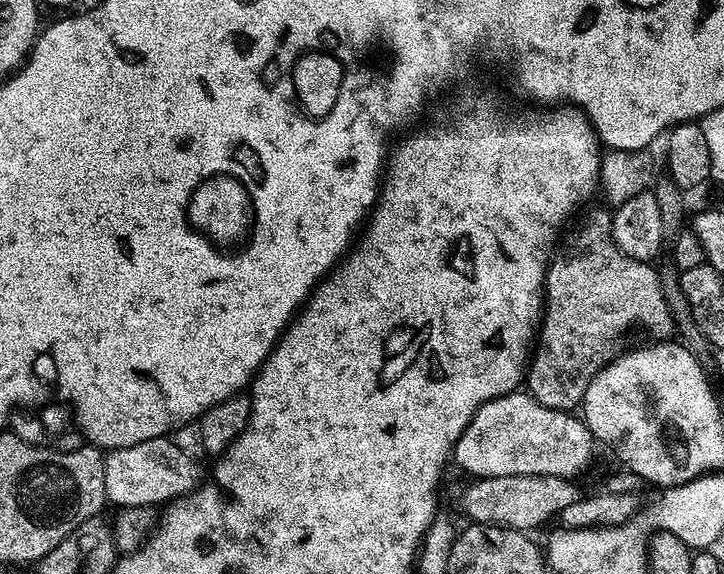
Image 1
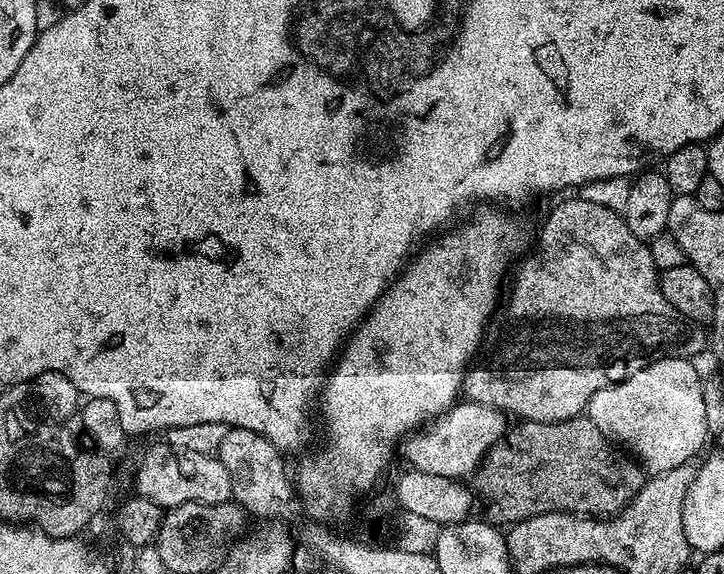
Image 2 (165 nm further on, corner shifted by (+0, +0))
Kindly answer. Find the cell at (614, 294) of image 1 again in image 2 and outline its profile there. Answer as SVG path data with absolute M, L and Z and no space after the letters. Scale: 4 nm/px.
M579 198L564 200L549 210L548 217L545 218L544 225L540 228L540 237L537 238L532 253L530 252L531 248L527 255L519 261L520 269L517 270L516 277L514 277L515 272L511 277L506 299L486 329L488 364L473 363L464 377L462 392L471 403L490 406L509 417L520 416L516 418L524 422L556 424L559 420L569 420L581 415L587 409L590 398L594 398L594 394L598 394L598 390L606 390L613 388L615 384L621 384L626 378L638 374L638 370L653 364L655 360L665 360L666 358L692 360L703 348L706 348L705 329L699 324L692 323L682 314L678 314L678 310L674 310L674 306L670 306L670 302L666 302L660 289L660 273L656 271L654 258L650 258L648 244L639 240L634 234L630 234L630 226L626 226L621 213Z

